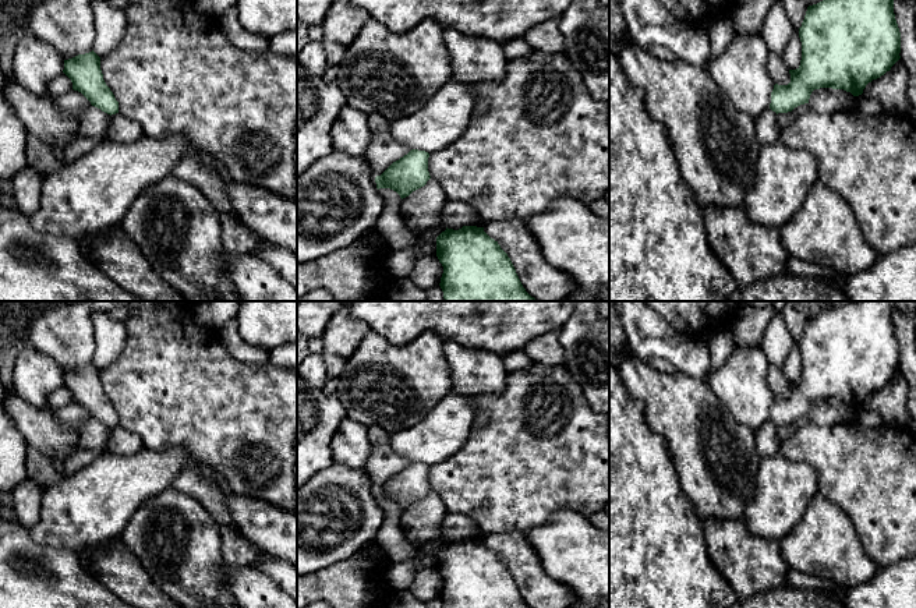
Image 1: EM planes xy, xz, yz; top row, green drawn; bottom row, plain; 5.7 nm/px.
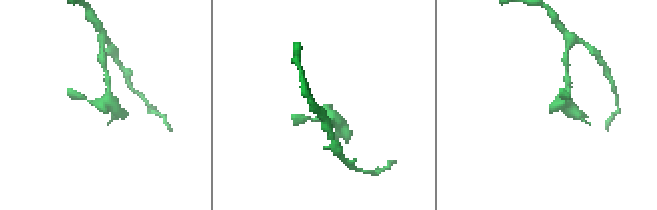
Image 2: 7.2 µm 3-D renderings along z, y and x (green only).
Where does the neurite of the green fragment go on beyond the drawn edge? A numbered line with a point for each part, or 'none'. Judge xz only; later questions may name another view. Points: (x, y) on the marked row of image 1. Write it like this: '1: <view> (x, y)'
none

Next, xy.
none

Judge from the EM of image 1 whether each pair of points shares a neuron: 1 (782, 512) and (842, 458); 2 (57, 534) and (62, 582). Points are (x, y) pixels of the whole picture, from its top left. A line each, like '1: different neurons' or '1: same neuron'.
1: different neurons
2: different neurons

